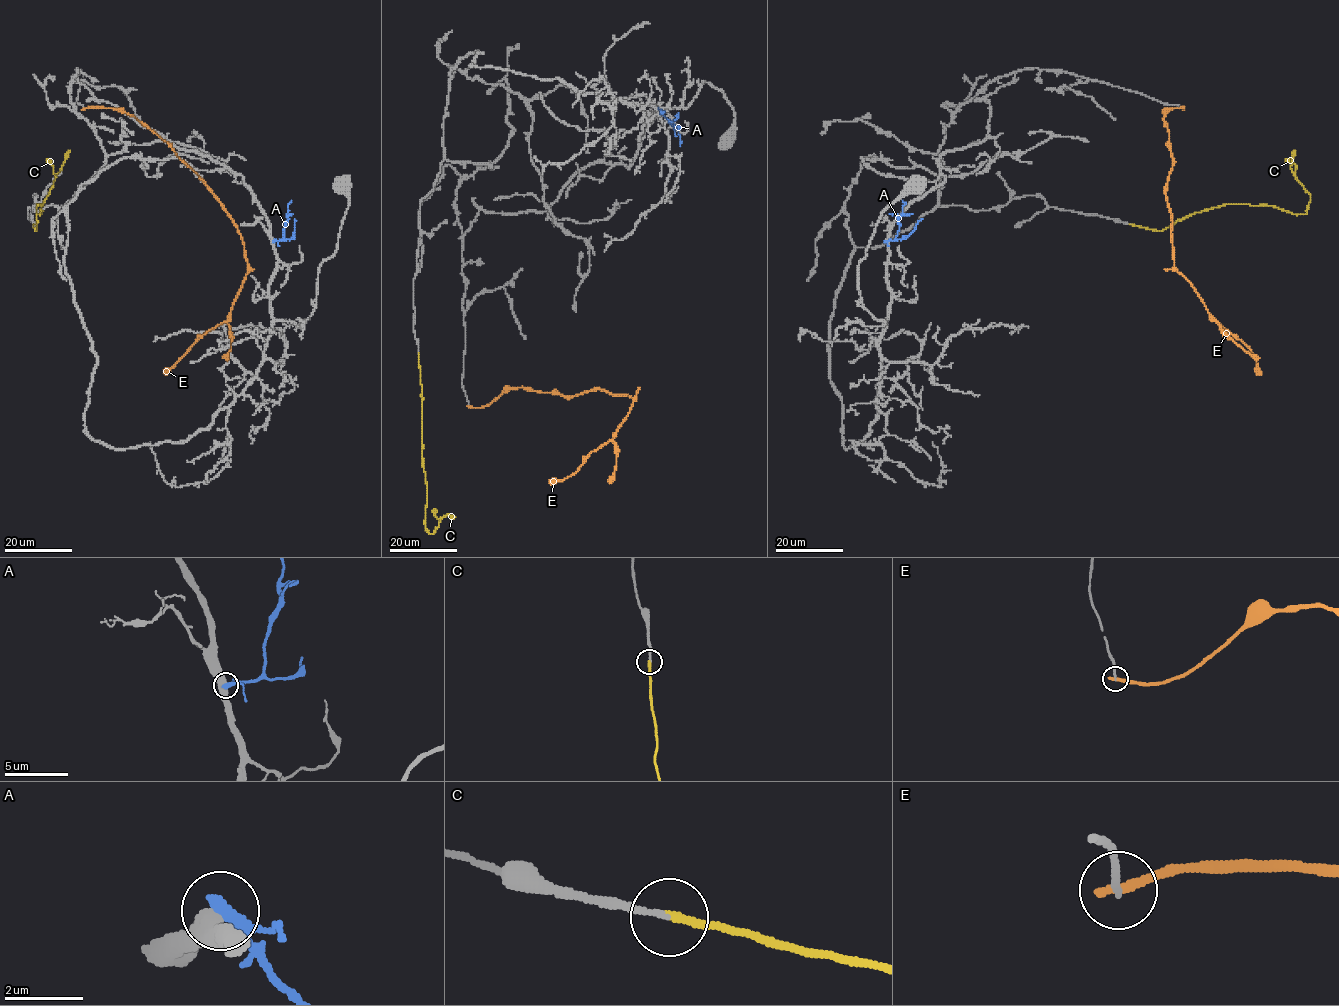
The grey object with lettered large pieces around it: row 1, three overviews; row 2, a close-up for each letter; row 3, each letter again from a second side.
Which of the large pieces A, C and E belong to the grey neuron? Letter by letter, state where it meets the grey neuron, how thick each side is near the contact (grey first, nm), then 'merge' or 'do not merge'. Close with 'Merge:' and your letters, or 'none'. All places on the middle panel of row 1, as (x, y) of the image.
A: meets grey at (659, 109); 500 nm thick on the grey side, 400 nm on the other; do not merge
C: meets grey at (418, 353); 150 nm thick on the grey side, 200 nm on the other; merge
E: meets grey at (469, 406); 170 nm thick on the grey side, 320 nm on the other; do not merge
Merge: C

